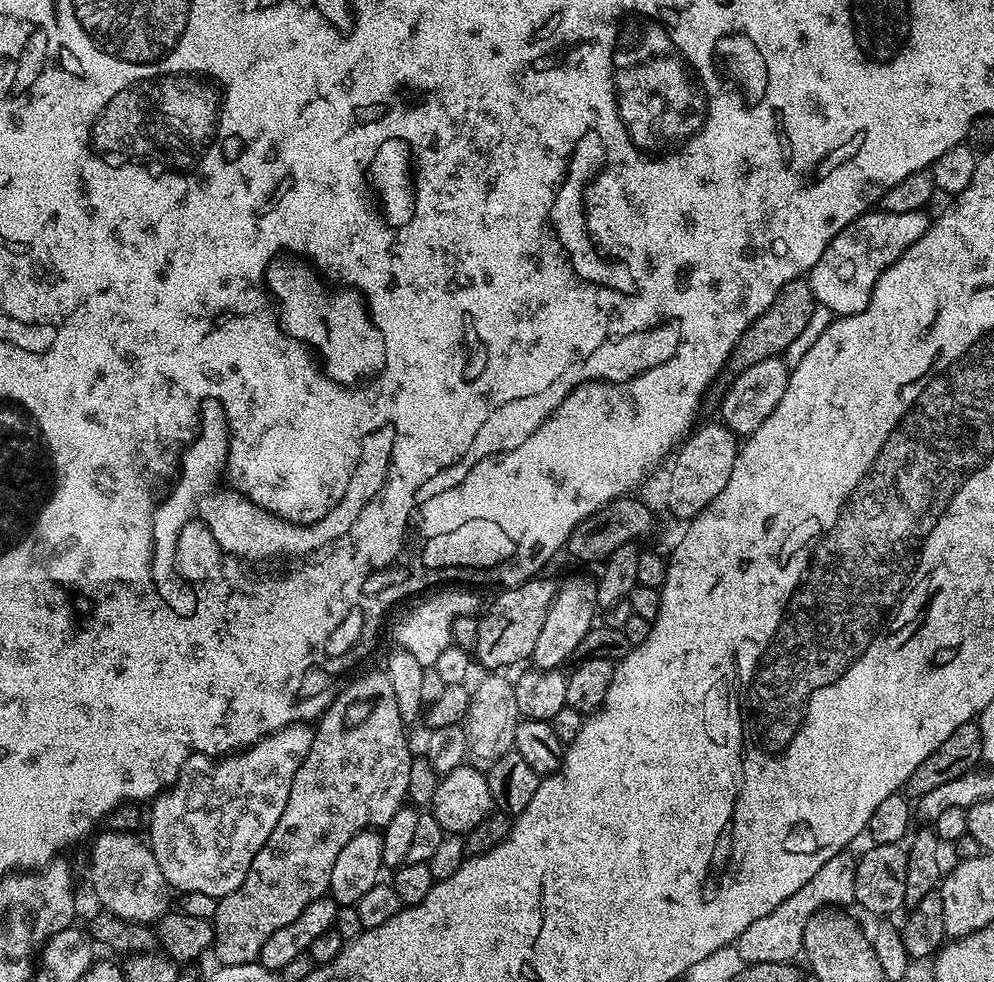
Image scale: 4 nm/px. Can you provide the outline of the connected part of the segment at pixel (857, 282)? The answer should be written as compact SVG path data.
M869 210L850 222L850 226L828 243L822 258L818 258L806 277L817 305L830 309L836 316L853 316L866 310L870 306L872 287L881 274L926 234L930 223L928 214L924 210L910 214Z

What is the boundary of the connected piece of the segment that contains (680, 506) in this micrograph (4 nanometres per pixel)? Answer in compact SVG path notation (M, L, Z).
M723 423L697 427L677 449L668 482L666 504L682 522L696 517L722 492L730 480L731 471L739 452L739 439Z

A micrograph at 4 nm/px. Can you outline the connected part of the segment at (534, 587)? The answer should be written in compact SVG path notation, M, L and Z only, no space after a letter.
M532 577L525 583L503 589L502 594L491 607L487 607L485 614L479 619L477 641L472 652L475 661L479 661L485 671L504 670L506 666L512 666L522 660L527 661L531 657L549 606L558 591L555 582L553 584L546 577Z

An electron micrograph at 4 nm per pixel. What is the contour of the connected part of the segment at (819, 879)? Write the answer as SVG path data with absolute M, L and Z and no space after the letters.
M845 850L839 852L834 858L830 858L830 862L826 862L826 866L822 866L822 870L818 870L818 874L814 874L814 878L810 878L810 882L806 882L802 890L790 894L790 898L786 898L782 906L770 910L766 918L758 918L758 922L750 922L750 926L742 930L738 949L740 948L740 956L744 959L745 965L762 962L786 964L795 961L797 959L795 956L799 957L804 950L806 922L810 922L810 918L814 918L814 914L824 908L848 906L844 904L851 905L855 901L854 878L856 877L857 857L851 856L850 853L851 851Z

